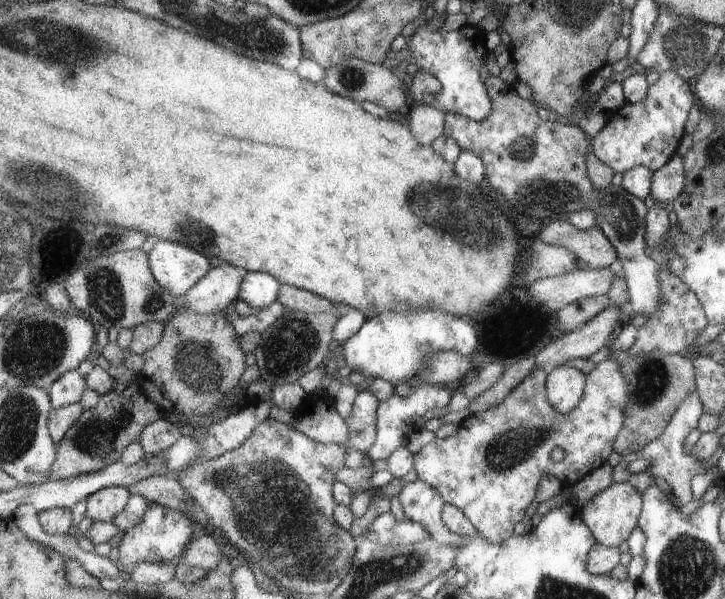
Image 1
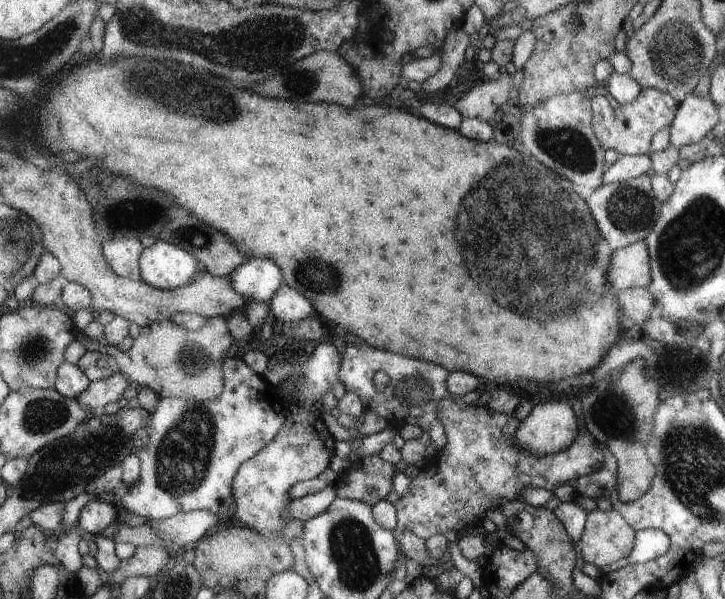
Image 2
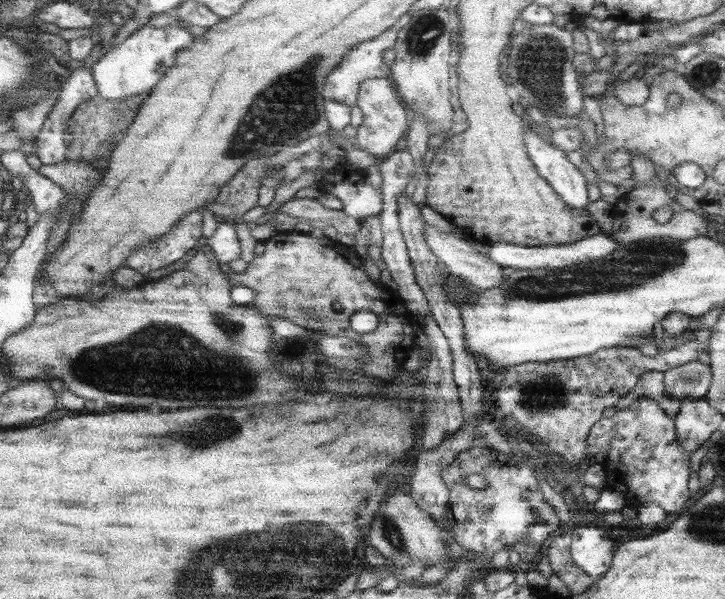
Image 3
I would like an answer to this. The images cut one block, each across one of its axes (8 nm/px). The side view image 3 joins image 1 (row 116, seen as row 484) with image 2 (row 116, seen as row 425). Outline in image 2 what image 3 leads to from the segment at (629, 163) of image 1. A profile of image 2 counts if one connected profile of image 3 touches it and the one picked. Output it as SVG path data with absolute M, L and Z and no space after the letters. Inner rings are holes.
M652 87L642 89L638 98L630 104L611 108L607 95L592 95L592 128L598 142L606 151L616 150L621 155L647 155L651 148L652 136L666 126L670 127L680 102L668 92Z

